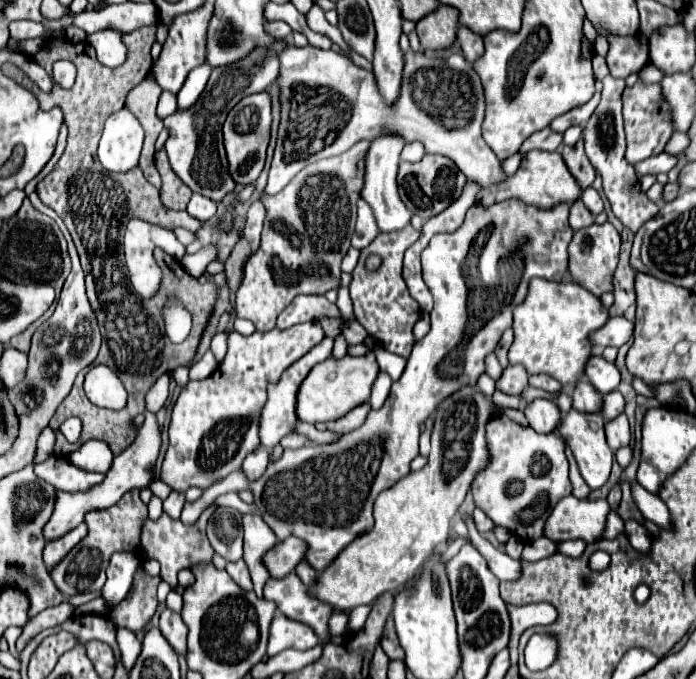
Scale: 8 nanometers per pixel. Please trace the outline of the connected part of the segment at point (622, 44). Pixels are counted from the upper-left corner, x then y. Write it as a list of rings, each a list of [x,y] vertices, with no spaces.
[[[608,36],[610,50],[606,56],[610,74],[614,78],[626,78],[632,72],[640,72],[648,60],[648,42],[646,38],[622,38]]]

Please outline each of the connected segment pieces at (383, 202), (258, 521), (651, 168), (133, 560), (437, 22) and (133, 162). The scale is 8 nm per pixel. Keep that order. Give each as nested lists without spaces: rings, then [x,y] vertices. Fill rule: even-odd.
[[[382,134],[376,140],[372,140],[370,150],[366,154],[366,182],[362,188],[362,198],[372,206],[374,216],[378,216],[378,226],[382,232],[400,230],[410,224],[412,212],[404,206],[404,202],[398,196],[398,166],[400,166],[400,152],[404,148],[404,140],[398,134]]]
[[[260,514],[244,516],[244,562],[250,570],[254,592],[262,598],[262,588],[270,578],[270,572],[264,564],[264,554],[278,544],[278,538],[270,530],[270,526],[262,520]]]
[[[662,152],[662,154],[656,154],[652,158],[646,158],[646,162],[638,162],[638,166],[634,166],[634,168],[638,174],[654,174],[656,176],[660,172],[668,174],[676,164],[678,164],[678,156]]]
[[[118,552],[112,556],[110,566],[106,570],[108,580],[102,588],[102,598],[106,600],[106,604],[110,608],[118,606],[126,598],[138,564],[140,564],[140,558],[130,554],[130,552]]]
[[[440,4],[432,14],[416,24],[420,44],[424,50],[442,50],[456,42],[460,12],[454,6]]]
[[[122,110],[106,120],[98,158],[108,172],[126,172],[138,166],[144,130],[138,118],[122,118]]]

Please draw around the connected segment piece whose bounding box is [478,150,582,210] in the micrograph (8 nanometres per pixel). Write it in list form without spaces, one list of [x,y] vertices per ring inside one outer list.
[[[532,150],[522,160],[522,166],[518,168],[518,172],[512,174],[506,182],[502,182],[502,186],[492,186],[490,190],[480,190],[478,192],[478,204],[492,206],[492,204],[498,204],[502,200],[518,198],[524,204],[538,206],[540,210],[552,210],[558,204],[574,204],[580,198],[580,194],[582,194],[582,188],[578,186],[578,182],[570,174],[560,152]]]

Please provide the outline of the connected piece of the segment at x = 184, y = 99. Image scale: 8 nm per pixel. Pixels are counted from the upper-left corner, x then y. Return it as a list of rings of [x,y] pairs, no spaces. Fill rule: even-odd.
[[[204,64],[200,68],[194,68],[188,74],[182,90],[178,92],[178,110],[188,110],[190,106],[194,106],[198,102],[200,94],[206,88],[208,78],[210,78],[210,66],[208,64]]]

